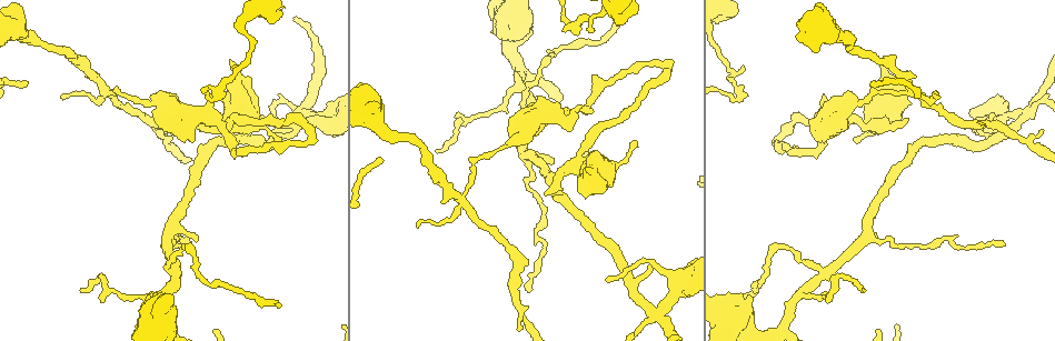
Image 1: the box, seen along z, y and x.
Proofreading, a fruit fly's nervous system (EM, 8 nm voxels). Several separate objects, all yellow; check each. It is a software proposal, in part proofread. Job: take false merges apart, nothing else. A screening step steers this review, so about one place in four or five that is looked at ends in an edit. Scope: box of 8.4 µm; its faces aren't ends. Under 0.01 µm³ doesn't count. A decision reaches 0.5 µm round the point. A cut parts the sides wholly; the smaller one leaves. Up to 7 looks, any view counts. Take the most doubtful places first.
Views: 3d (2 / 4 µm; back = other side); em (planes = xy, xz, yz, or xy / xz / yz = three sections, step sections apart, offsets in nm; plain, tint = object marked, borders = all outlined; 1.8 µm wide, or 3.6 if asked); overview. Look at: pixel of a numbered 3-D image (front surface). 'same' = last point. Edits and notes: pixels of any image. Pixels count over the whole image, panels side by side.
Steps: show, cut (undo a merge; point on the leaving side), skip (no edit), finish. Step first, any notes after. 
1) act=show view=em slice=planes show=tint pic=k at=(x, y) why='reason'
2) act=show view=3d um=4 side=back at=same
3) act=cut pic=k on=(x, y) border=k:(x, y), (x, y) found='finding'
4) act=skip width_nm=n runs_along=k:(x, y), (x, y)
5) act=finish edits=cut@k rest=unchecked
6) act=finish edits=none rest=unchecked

act=show view=em slice=yz step=4 show=tint pic=1 at=(654, 313) why='sharp bend'

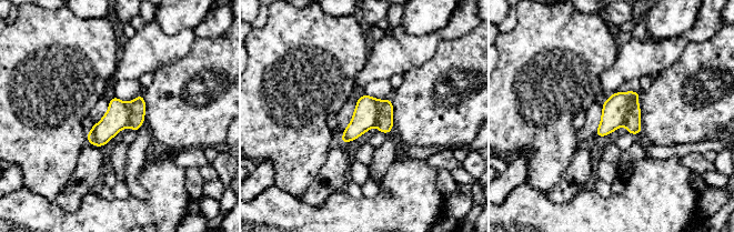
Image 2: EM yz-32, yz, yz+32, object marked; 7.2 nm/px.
act=show view=em slice=xy step=4 show=tint at=same

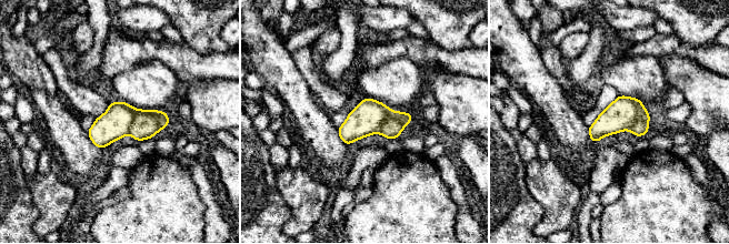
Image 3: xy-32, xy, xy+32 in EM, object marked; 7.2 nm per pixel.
act=cut pic=3 on=(146, 123) border=3:(137, 109), (128, 133) found='a second cell is stuck on'

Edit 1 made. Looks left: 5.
act=show view=em slice=planes show=tint pic=1 at=(107, 92)

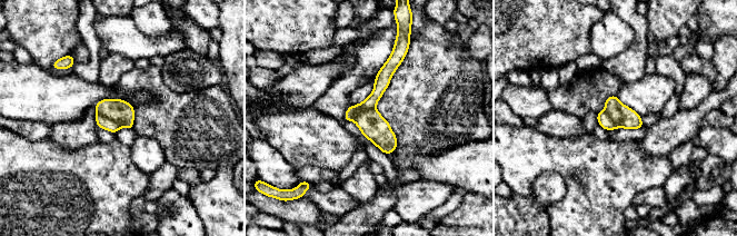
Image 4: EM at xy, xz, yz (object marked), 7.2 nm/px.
act=cut pic=4 on=(122, 112) width_nm=180 found='two cells meet here'

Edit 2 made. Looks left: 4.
act=show view=overview

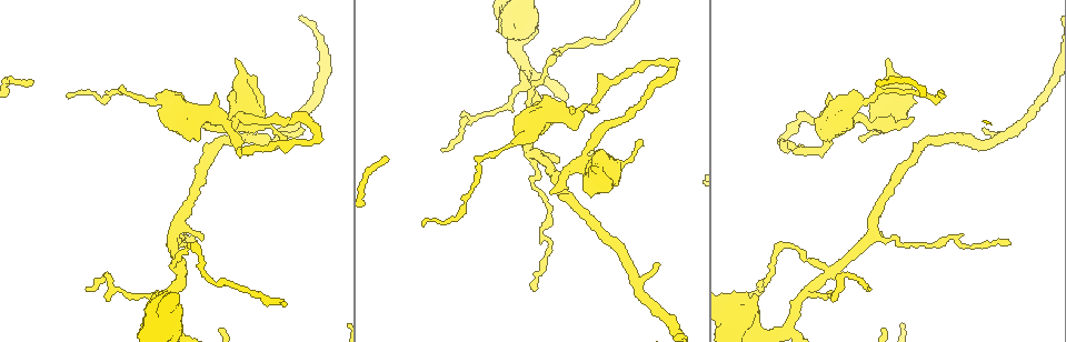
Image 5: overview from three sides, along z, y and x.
act=show view=em slice=xy step=4 show=tint pic=5 at=(825, 273) why='branch point'

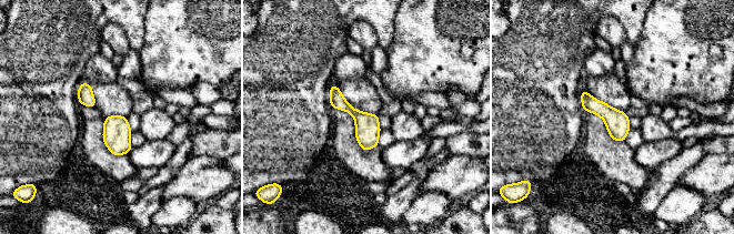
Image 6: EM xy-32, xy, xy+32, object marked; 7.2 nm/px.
act=show view=em slice=xz step=16 show=tint at=same

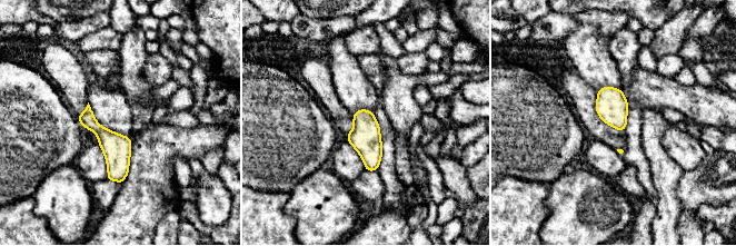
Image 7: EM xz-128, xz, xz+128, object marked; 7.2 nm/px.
act=skip runs_along=7:(88, 109), (117, 148), (120, 179) found='all the same cell'

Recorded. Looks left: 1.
act=finish edits=cut@3,cut@4 rest=unchecked

